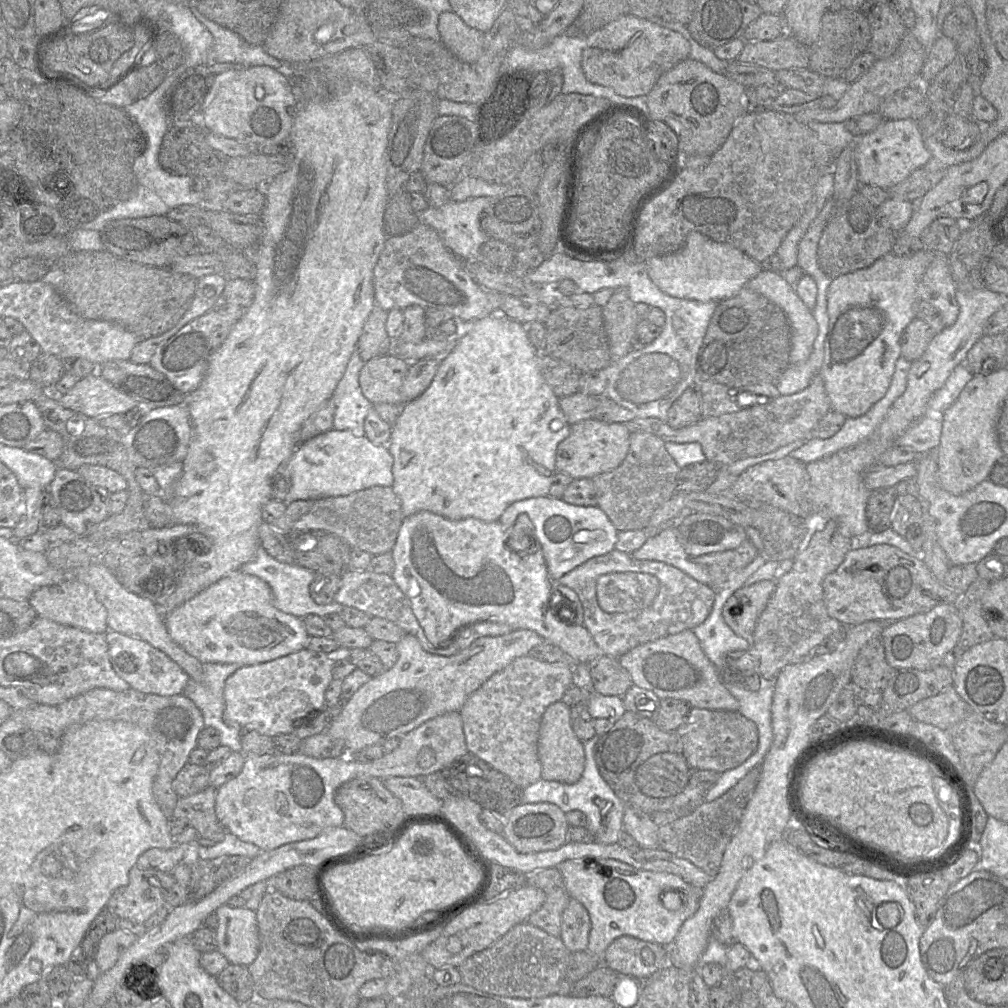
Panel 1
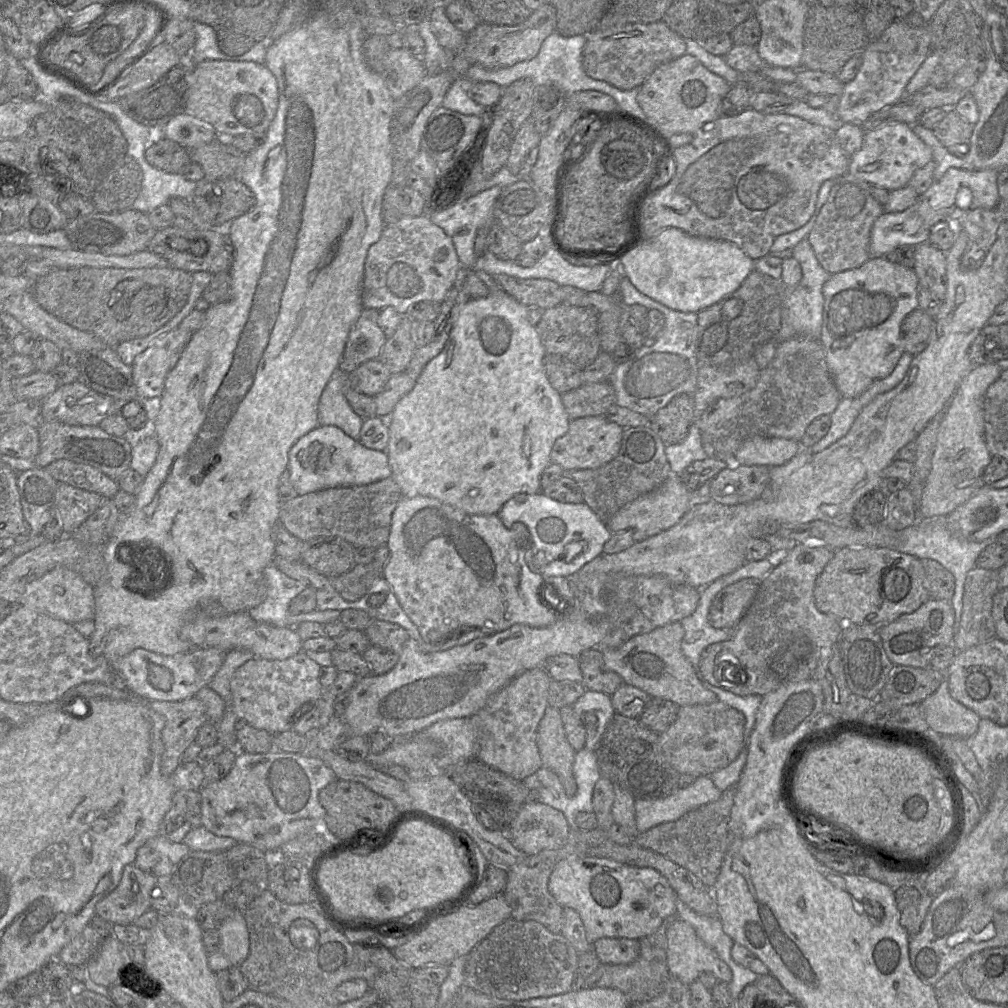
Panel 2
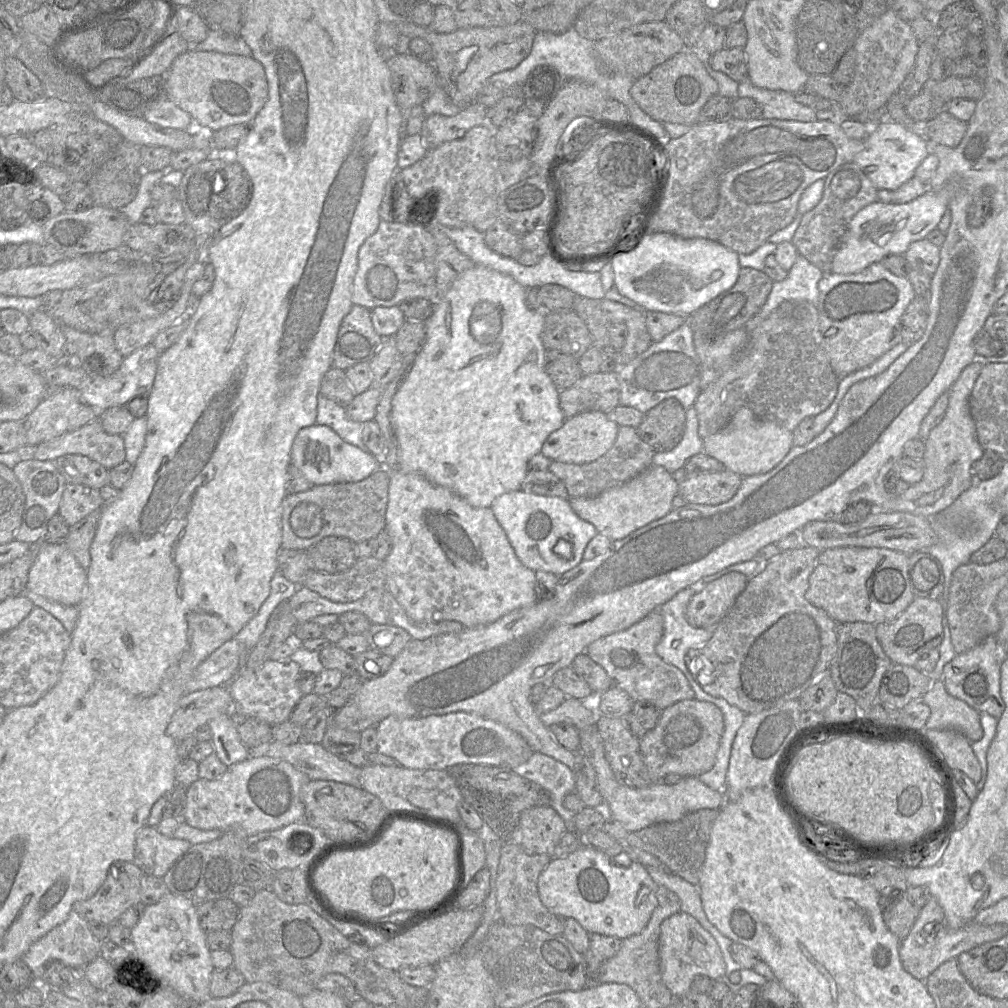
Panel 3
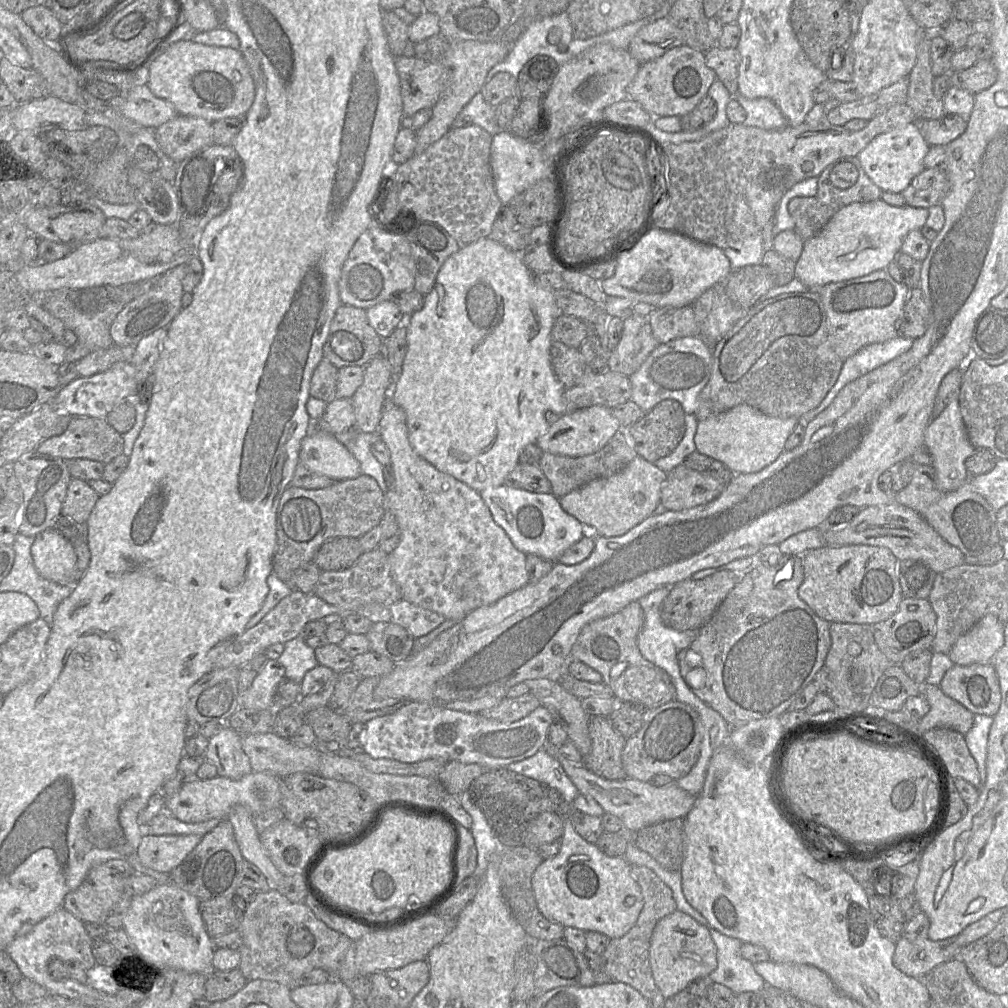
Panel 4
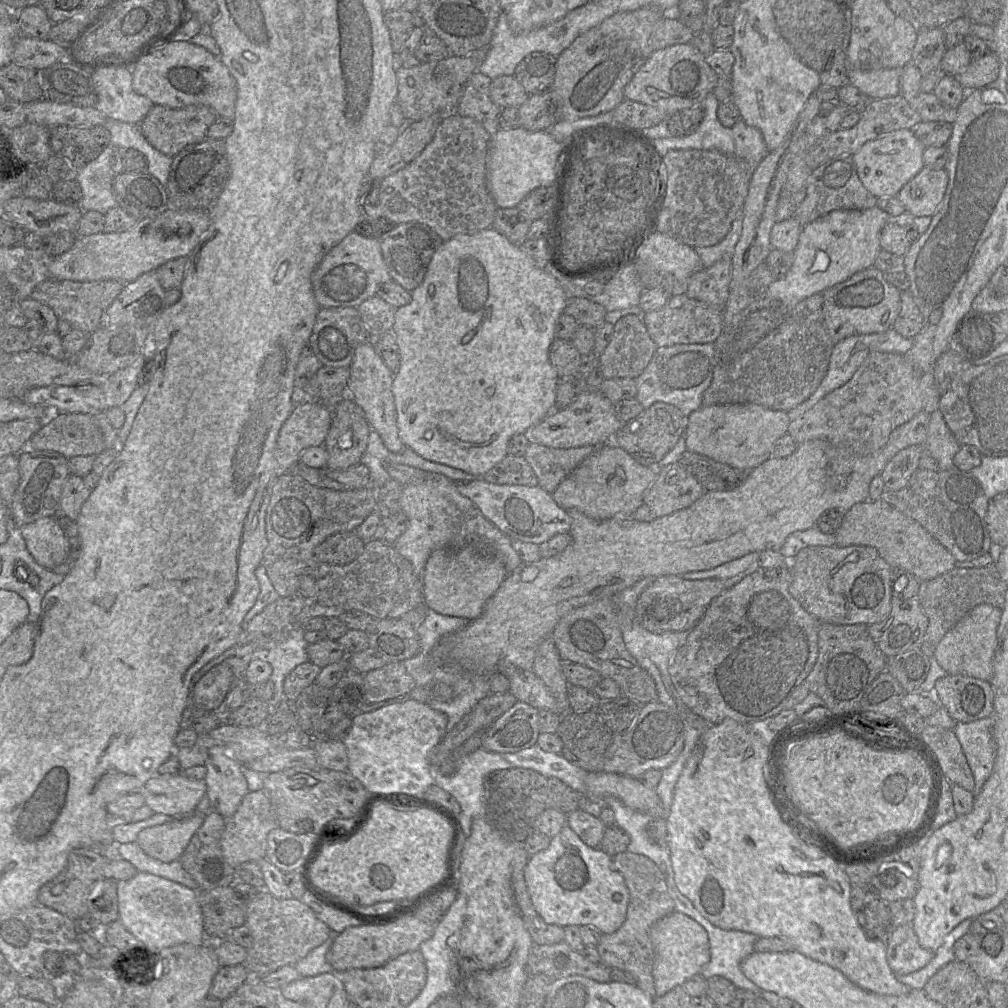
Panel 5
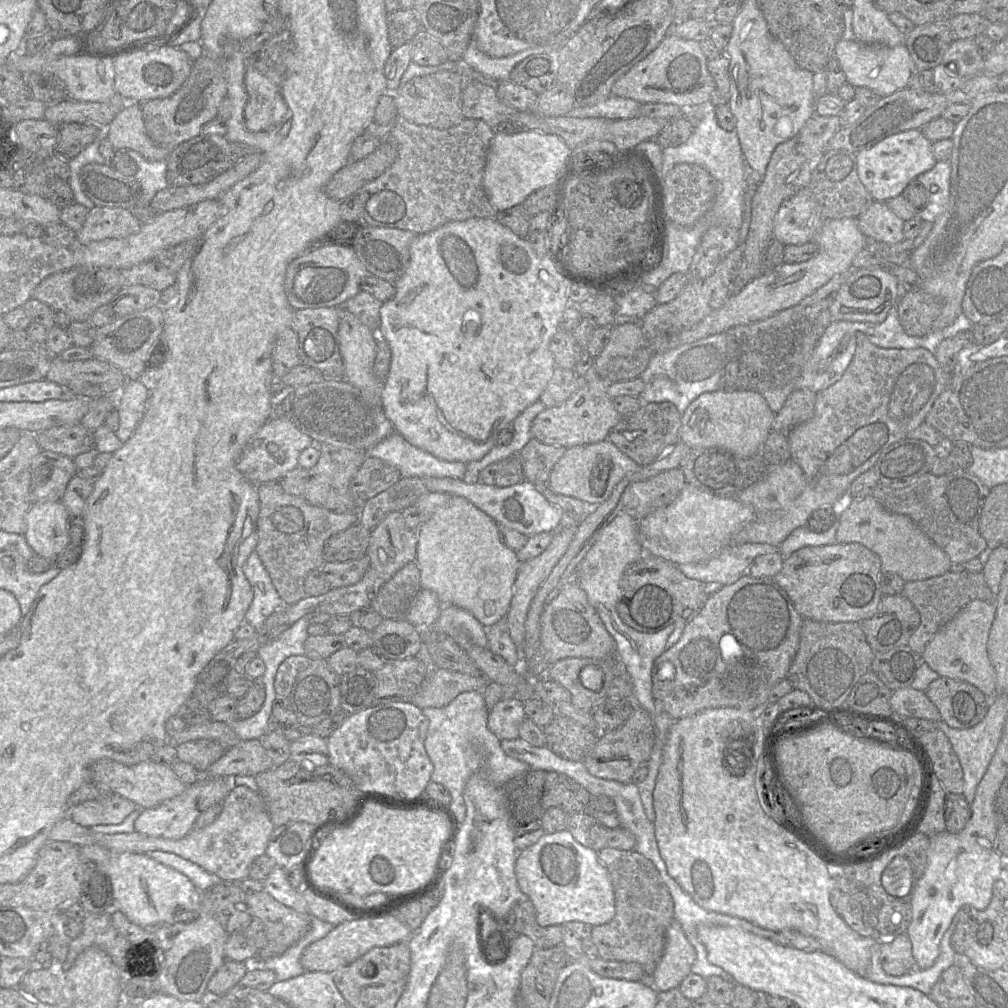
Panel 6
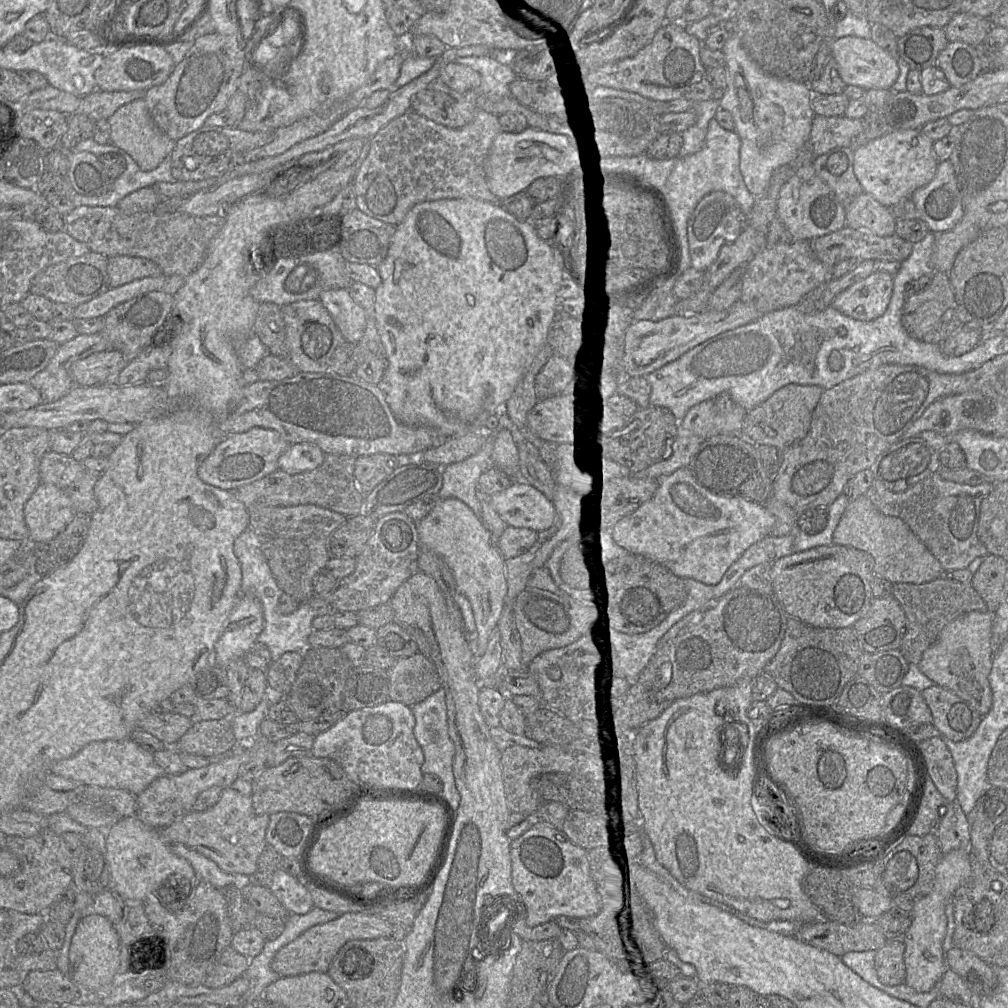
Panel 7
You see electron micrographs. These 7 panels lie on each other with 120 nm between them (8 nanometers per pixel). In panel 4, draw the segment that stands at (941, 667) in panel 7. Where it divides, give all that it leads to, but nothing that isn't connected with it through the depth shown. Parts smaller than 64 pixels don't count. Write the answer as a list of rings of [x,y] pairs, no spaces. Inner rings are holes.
[[[992,614],[984,616],[955,642],[949,658],[960,666],[992,663],[1004,644],[1004,624]]]

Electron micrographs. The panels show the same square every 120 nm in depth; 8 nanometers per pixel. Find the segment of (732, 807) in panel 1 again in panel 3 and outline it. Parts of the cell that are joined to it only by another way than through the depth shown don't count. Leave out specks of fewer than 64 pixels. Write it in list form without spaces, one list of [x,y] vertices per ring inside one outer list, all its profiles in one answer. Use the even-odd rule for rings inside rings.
[[[701,809],[686,814],[674,822],[663,822],[630,832],[625,844],[643,850],[656,857],[672,874],[698,885],[706,857],[711,827],[719,814],[719,809]]]

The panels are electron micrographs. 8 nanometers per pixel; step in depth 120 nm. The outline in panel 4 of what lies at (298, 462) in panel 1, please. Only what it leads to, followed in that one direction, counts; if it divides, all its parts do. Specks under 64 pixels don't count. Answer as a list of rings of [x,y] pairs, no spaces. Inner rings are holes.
[[[317,427],[303,439],[299,461],[309,470],[325,475],[334,482],[356,478],[360,465],[348,448],[337,438]]]

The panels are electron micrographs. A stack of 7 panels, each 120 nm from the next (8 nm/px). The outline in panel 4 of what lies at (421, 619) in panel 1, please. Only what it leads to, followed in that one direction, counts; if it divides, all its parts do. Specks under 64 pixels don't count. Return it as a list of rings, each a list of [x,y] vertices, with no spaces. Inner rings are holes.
[[[386,398],[383,404],[378,433],[389,449],[394,472],[393,483],[385,493],[385,510],[389,509],[393,513],[400,529],[400,541],[392,553],[389,554],[389,562],[392,576],[401,591],[402,599],[441,614],[445,619],[460,621],[471,611],[482,606],[491,605],[502,597],[525,586],[530,581],[526,567],[526,555],[513,545],[506,532],[494,522],[489,508],[477,491],[453,476],[441,472],[414,451],[408,439],[406,414],[391,399]]]

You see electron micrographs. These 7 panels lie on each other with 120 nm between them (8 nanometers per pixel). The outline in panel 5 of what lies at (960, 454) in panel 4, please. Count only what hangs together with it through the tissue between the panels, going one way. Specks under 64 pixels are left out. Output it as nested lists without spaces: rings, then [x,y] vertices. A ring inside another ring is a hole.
[[[937,409],[930,415],[925,451],[938,462],[940,470],[956,468],[953,458],[960,444],[948,428],[942,413]]]

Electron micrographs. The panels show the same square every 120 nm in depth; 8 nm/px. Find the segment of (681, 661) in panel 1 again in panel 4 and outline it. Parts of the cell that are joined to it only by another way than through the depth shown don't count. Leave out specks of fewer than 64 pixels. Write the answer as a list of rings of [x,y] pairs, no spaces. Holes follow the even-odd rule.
[[[638,601],[632,602],[609,617],[588,623],[571,650],[571,658],[590,666],[602,676],[618,701],[631,701],[654,709],[675,699],[676,689],[663,669],[641,654],[637,639],[644,625],[644,611]]]

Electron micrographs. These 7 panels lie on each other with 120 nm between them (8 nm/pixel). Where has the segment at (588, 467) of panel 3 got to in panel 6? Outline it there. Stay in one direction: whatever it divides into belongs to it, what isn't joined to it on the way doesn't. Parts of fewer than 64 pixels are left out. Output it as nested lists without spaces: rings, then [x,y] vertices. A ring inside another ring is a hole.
[[[532,437],[518,454],[522,463],[525,479],[538,488],[548,485],[554,465],[566,452],[560,445],[545,444]]]

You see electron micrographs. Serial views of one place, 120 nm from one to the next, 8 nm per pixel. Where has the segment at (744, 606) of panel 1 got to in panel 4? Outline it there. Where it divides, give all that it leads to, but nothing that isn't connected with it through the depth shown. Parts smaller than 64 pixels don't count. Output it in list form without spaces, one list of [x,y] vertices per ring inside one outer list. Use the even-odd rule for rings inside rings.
[[[722,570],[705,578],[687,579],[671,586],[663,602],[661,619],[665,626],[675,630],[696,630],[706,624],[728,593],[736,586],[742,573]]]

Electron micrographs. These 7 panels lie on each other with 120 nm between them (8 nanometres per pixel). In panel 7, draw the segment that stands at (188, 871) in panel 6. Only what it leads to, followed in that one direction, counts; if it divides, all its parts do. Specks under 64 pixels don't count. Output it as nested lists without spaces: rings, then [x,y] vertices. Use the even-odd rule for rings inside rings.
[[[174,843],[168,845],[171,852],[186,859],[191,864],[197,879],[200,881],[218,889],[223,889],[229,885],[243,886],[250,884],[248,876],[225,872],[214,861],[184,844]]]

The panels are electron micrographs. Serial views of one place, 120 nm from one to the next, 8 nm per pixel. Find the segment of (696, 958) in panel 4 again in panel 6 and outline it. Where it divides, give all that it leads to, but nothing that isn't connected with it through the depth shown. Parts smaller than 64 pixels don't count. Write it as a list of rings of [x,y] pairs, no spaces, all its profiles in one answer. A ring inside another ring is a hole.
[[[673,920],[666,931],[663,955],[652,974],[652,986],[659,991],[678,988],[691,973],[696,951],[687,939],[682,926]]]

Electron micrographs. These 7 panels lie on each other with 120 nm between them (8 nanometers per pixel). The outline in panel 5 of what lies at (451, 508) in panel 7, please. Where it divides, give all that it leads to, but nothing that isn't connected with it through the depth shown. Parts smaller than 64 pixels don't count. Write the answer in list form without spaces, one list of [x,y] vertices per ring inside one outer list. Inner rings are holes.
[[[474,547],[438,549],[429,556],[422,574],[424,605],[443,615],[475,620],[482,614],[485,604],[507,575],[508,572],[499,558]]]

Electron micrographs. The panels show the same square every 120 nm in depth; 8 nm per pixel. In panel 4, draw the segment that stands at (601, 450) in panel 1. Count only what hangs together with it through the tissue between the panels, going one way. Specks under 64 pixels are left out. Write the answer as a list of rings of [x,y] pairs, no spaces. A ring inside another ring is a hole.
[[[594,405],[566,412],[550,426],[545,434],[538,438],[536,443],[543,452],[557,455],[580,457],[595,453],[603,448],[617,431],[623,429],[611,409]]]

